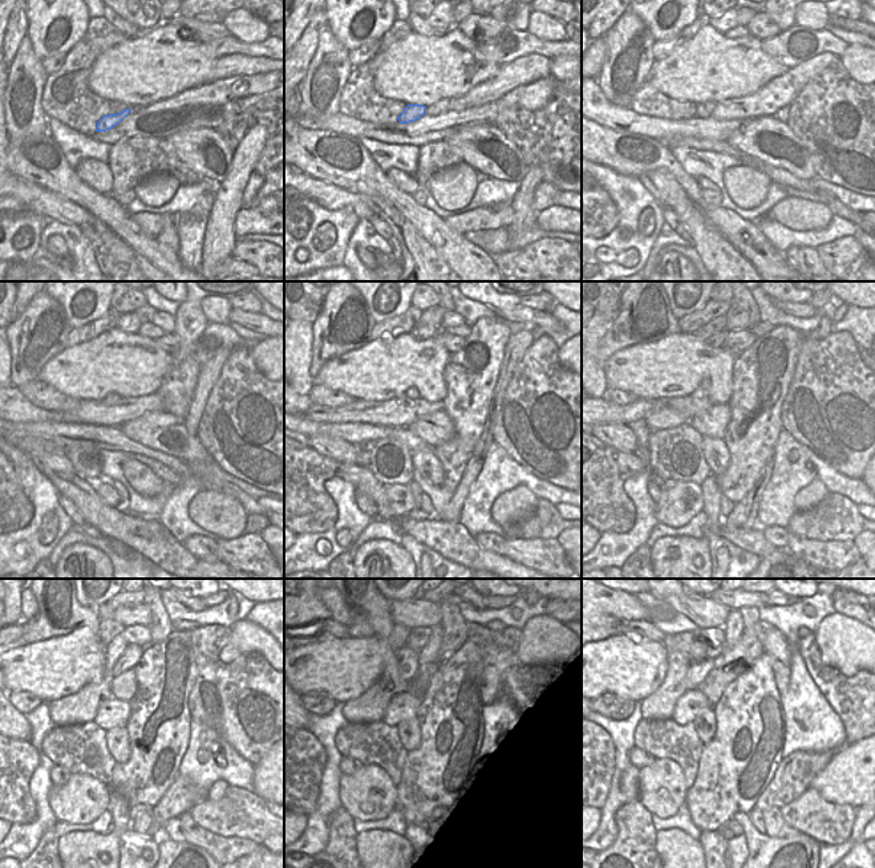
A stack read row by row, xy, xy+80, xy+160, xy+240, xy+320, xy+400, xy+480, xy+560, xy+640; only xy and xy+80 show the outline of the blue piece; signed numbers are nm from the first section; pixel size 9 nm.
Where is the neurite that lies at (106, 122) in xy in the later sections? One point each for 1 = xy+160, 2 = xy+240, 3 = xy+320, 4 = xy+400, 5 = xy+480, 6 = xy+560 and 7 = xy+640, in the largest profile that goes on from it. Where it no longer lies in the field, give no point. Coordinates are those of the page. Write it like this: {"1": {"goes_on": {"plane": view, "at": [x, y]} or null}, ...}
{"1": {"goes_on": {"plane": "xy+160", "at": [703, 110]}}, "2": {"goes_on": {"plane": "xy+240", "at": [112, 398]}}, "3": {"goes_on": {"plane": "xy+320", "at": [412, 393]}}, "4": {"goes_on": {"plane": "xy+400", "at": [705, 385]}}, "5": {"goes_on": {"plane": "xy+480", "at": [132, 654]}}, "6": {"goes_on": {"plane": "xy+560", "at": [429, 653]}}, "7": {"goes_on": {"plane": "xy+640", "at": [733, 628]}}}

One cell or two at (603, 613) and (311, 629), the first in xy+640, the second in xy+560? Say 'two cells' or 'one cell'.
two cells

